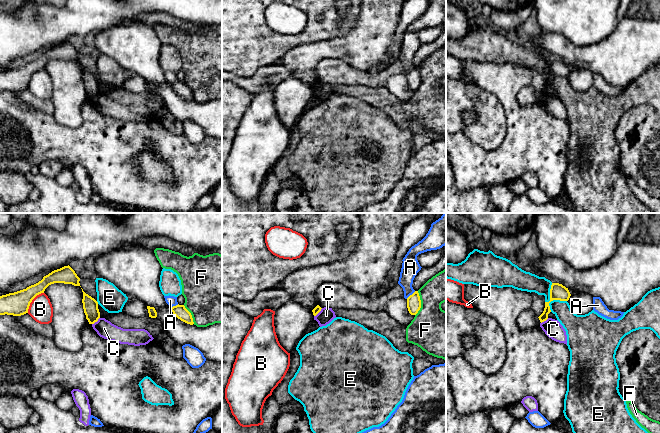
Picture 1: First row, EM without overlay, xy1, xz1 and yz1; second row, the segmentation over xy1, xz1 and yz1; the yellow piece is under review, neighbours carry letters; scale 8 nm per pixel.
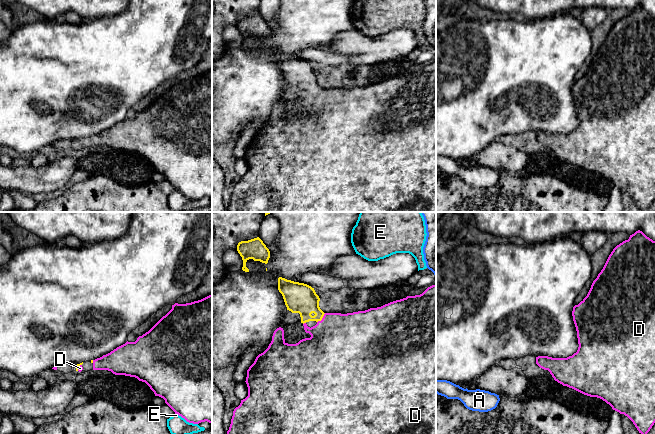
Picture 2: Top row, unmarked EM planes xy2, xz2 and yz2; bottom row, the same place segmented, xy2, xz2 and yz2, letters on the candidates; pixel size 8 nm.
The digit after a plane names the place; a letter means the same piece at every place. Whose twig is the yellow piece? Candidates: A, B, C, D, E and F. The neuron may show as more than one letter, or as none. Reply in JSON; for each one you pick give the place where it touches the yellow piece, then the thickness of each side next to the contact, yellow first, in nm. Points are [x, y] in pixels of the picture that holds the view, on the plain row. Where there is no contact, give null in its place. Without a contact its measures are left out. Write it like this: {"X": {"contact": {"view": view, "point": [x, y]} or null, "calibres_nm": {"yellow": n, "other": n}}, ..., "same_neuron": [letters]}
{"D": {"contact": {"view": "xz2", "point": [322, 93]}, "calibres_nm": {"yellow": 240, "other": 480}}, "same_neuron": ["D"]}

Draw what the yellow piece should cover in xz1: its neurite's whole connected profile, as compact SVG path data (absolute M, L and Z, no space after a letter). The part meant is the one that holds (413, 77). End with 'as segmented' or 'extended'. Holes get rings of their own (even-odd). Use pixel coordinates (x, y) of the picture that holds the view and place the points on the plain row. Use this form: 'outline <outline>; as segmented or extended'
outline M418 67L407 74L407 84L411 91L416 91L421 84L421 76Z; as segmented

